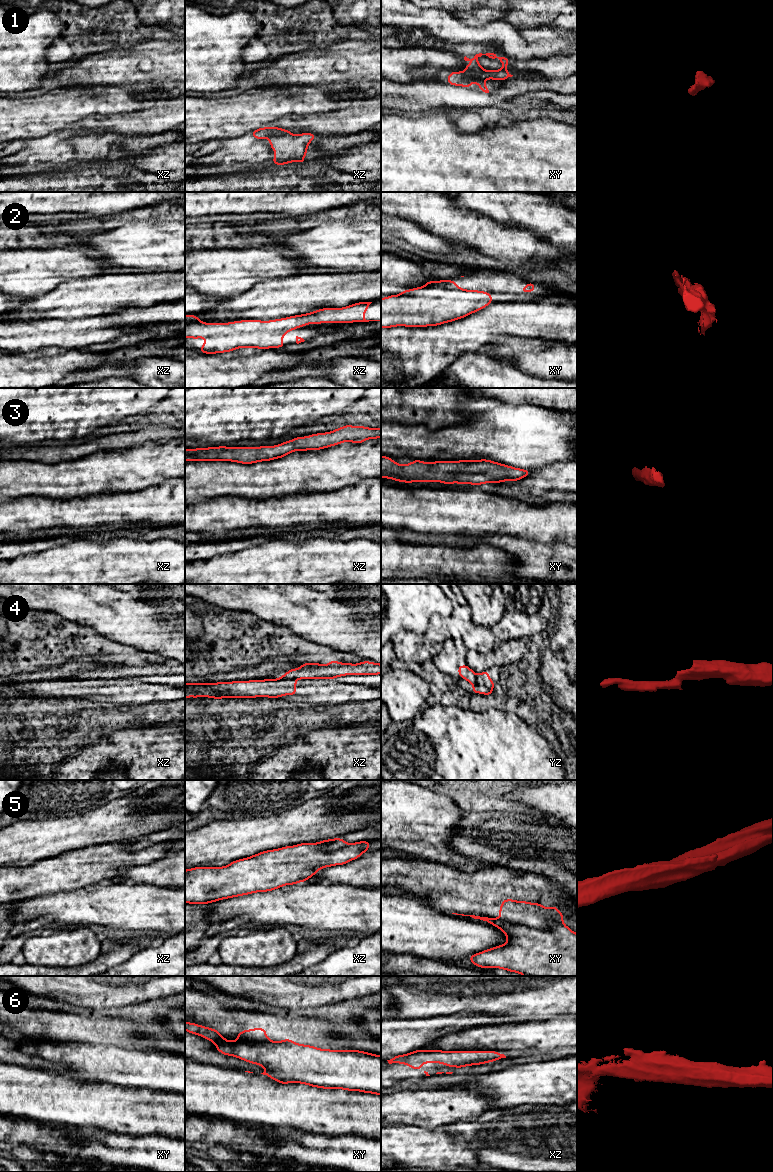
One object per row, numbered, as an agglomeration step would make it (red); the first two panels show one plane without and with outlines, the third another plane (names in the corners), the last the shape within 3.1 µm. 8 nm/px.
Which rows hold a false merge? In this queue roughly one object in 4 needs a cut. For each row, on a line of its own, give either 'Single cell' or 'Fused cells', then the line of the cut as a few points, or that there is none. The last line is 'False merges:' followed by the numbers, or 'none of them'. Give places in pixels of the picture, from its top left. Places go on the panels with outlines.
1: Fused cells. Split along xy (462, 72), (472, 77), (484, 79)
2: Single cell. No split
3: Single cell. No split
4: Fused cells. Split along xz (280, 678), (295, 679)
5: Fused cells. Split along xy (500, 918), (532, 927), (541, 927), (549, 920), (561, 922)
6: Single cell. No split
False merges: 1, 4, 5

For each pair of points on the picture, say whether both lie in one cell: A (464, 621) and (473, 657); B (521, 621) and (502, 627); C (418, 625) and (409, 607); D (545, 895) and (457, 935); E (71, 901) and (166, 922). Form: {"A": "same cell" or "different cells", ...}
{"A": "different cells", "B": "same cell", "C": "same cell", "D": "different cells", "E": "same cell"}

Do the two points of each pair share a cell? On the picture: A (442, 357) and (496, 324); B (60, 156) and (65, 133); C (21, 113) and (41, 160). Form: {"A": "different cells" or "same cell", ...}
{"A": "same cell", "B": "same cell", "C": "different cells"}

